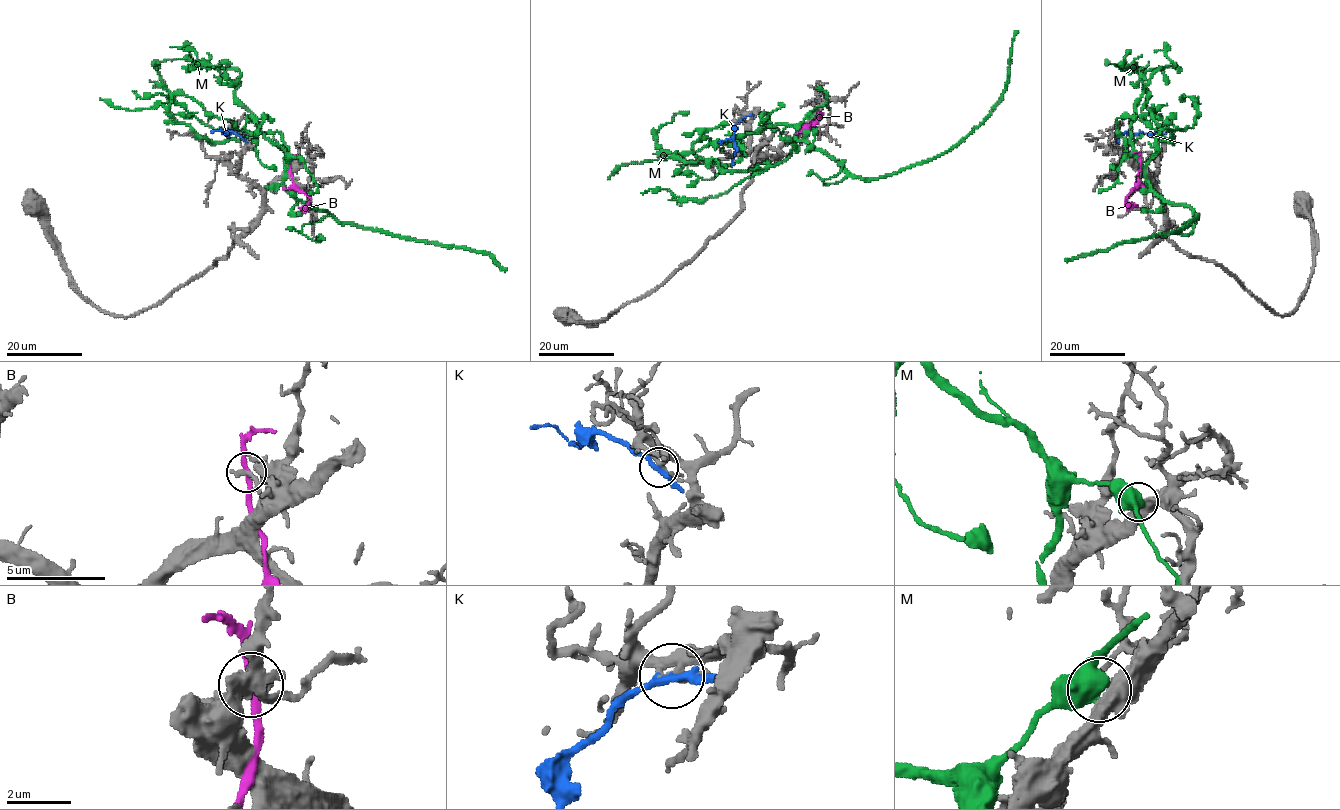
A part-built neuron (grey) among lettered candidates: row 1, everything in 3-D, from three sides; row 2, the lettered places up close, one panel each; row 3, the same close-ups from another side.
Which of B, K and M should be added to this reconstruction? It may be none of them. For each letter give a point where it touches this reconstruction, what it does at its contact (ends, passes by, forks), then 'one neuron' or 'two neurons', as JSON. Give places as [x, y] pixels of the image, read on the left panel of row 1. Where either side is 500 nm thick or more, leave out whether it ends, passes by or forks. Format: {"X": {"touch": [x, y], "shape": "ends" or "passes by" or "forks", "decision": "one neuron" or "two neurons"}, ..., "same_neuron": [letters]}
{"B": {"touch": [289, 163], "shape": "passes by", "decision": "two neurons"}, "K": {"touch": [242, 137], "shape": "passes by", "decision": "two neurons"}, "M": {"touch": [303, 160], "decision": "two neurons"}, "same_neuron": []}

